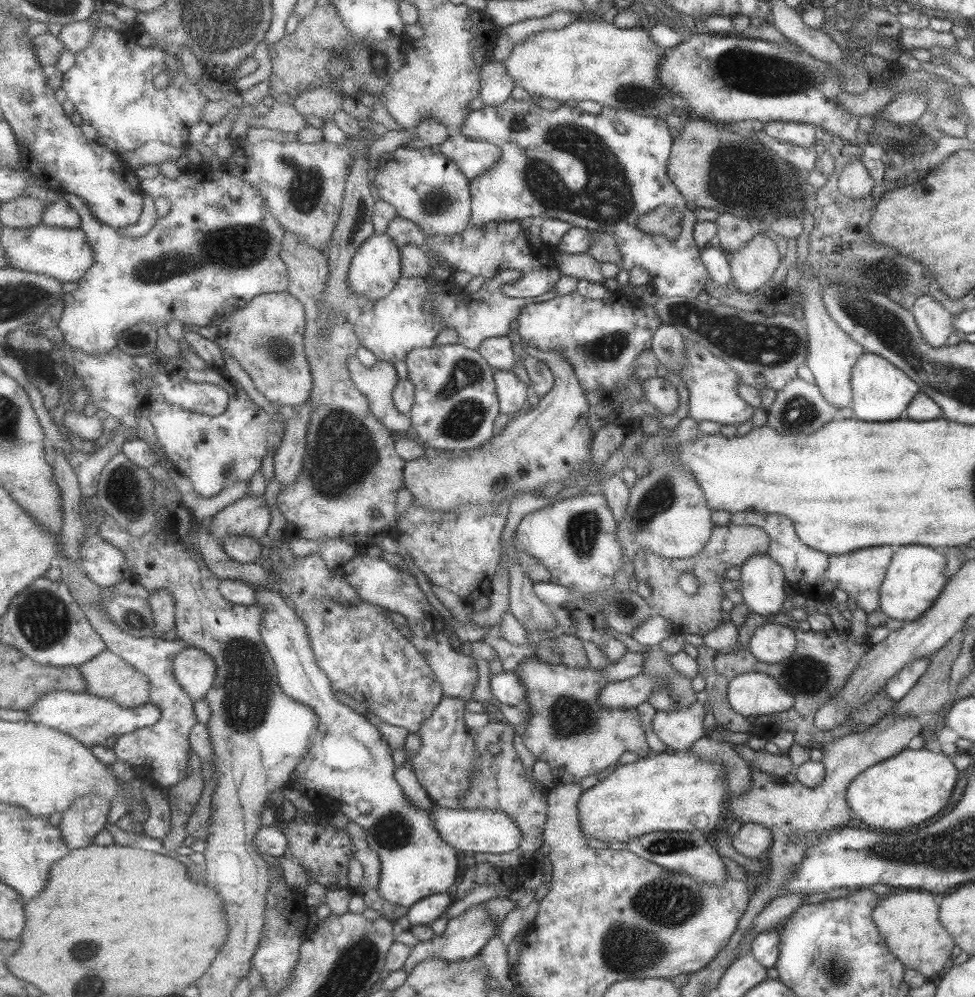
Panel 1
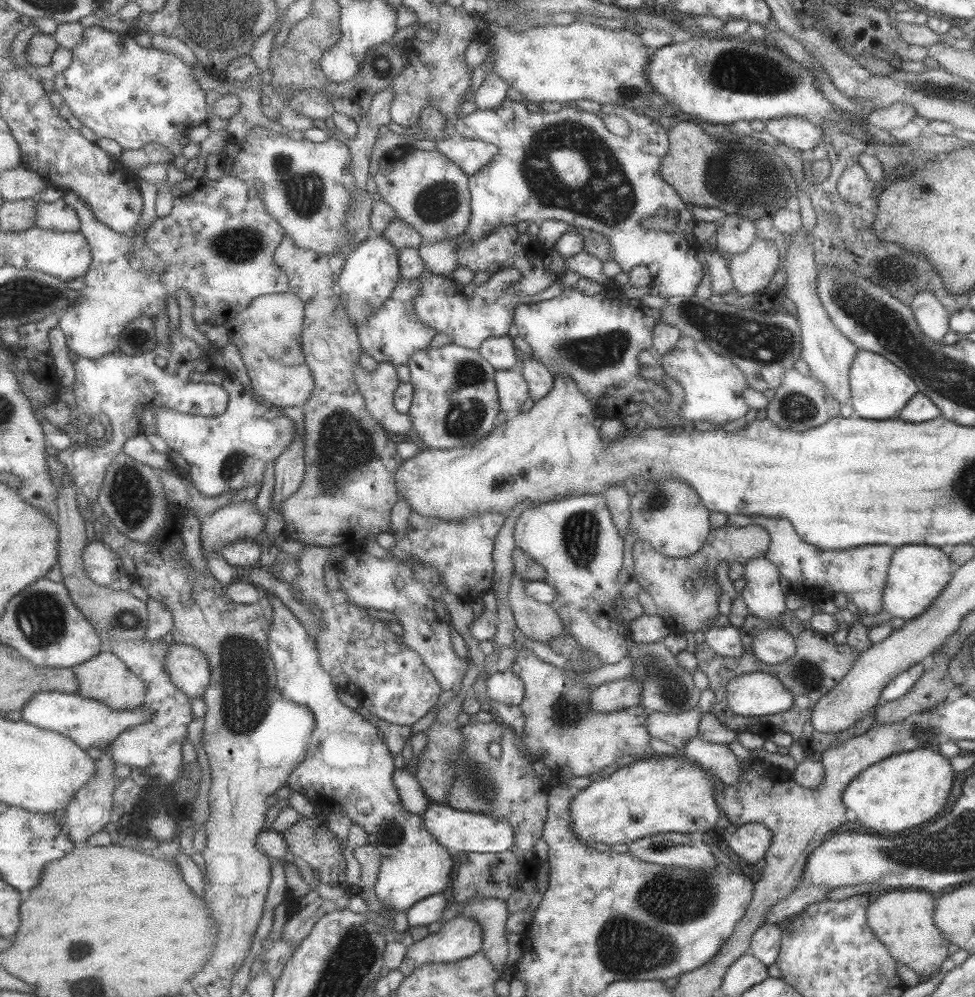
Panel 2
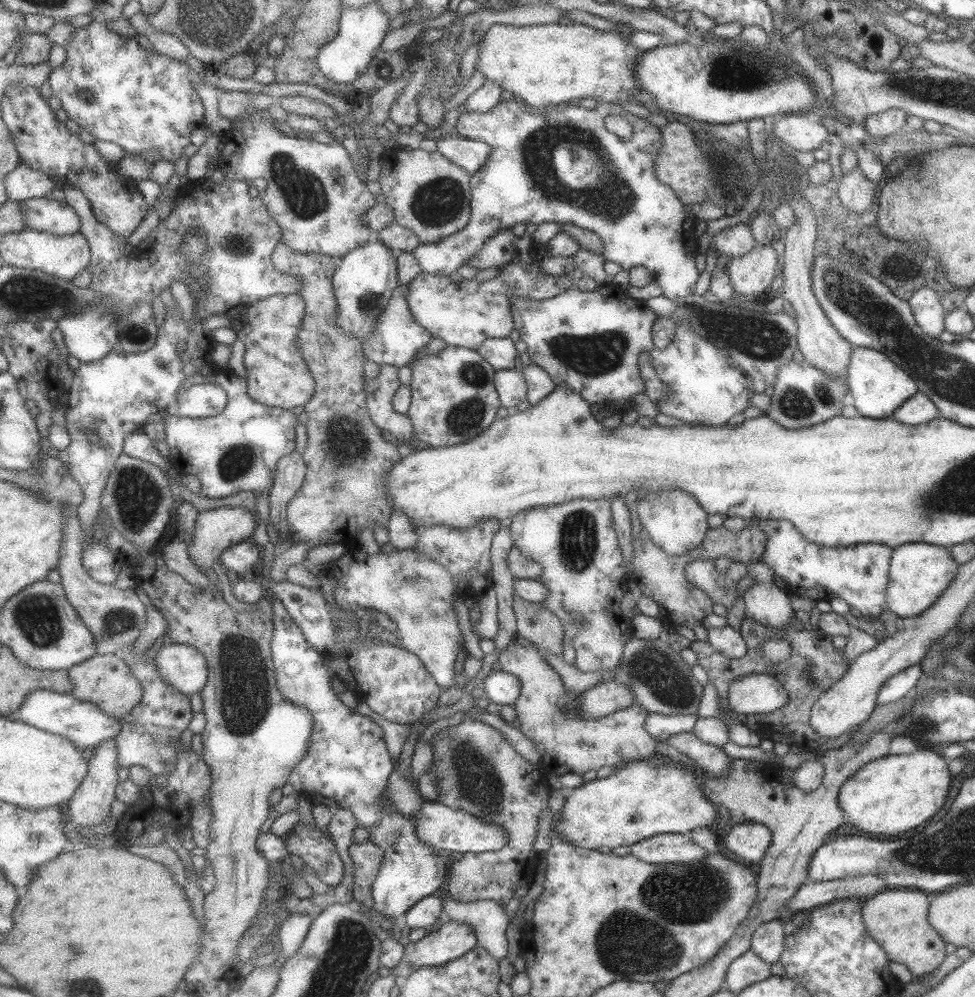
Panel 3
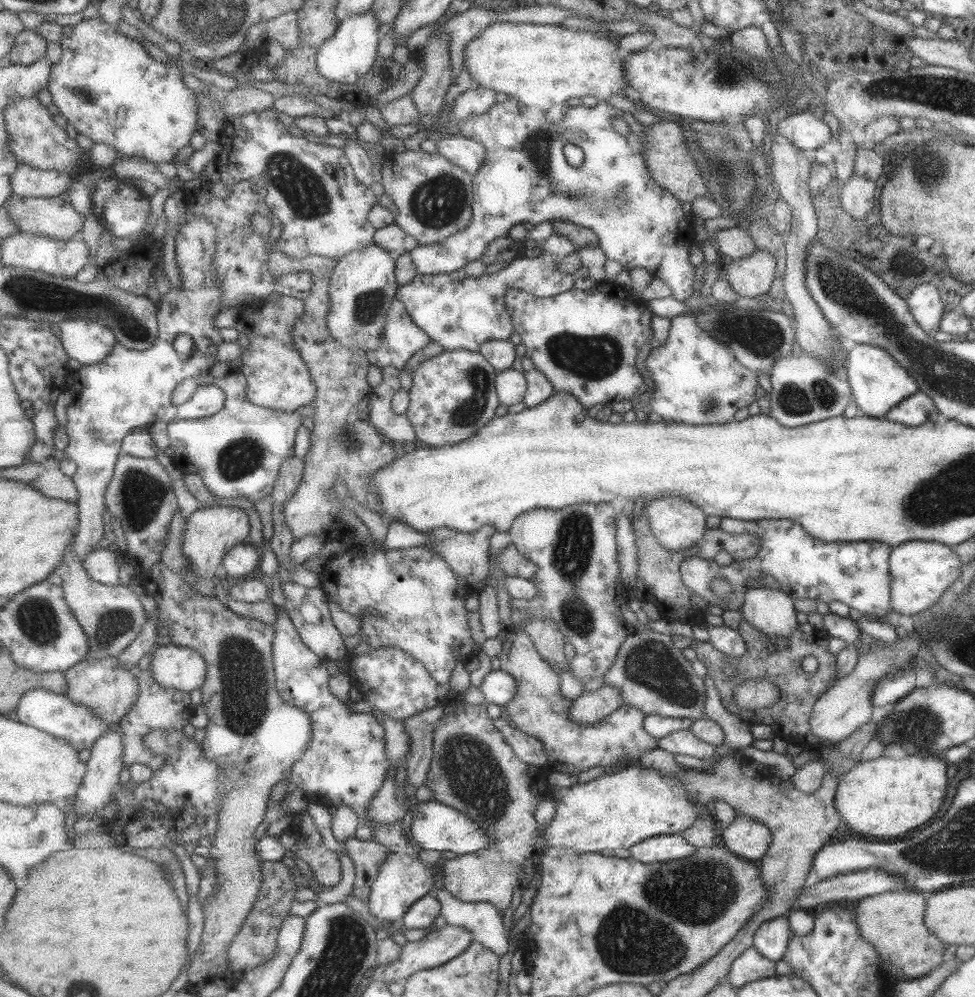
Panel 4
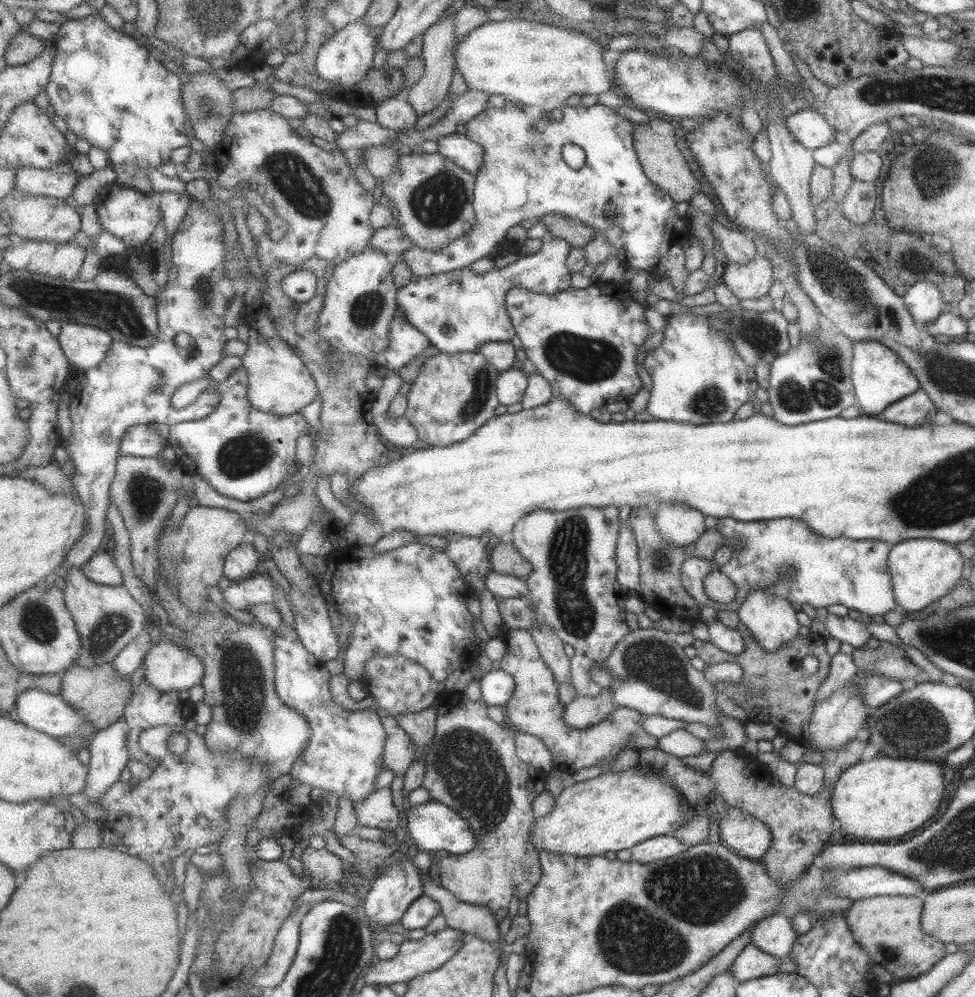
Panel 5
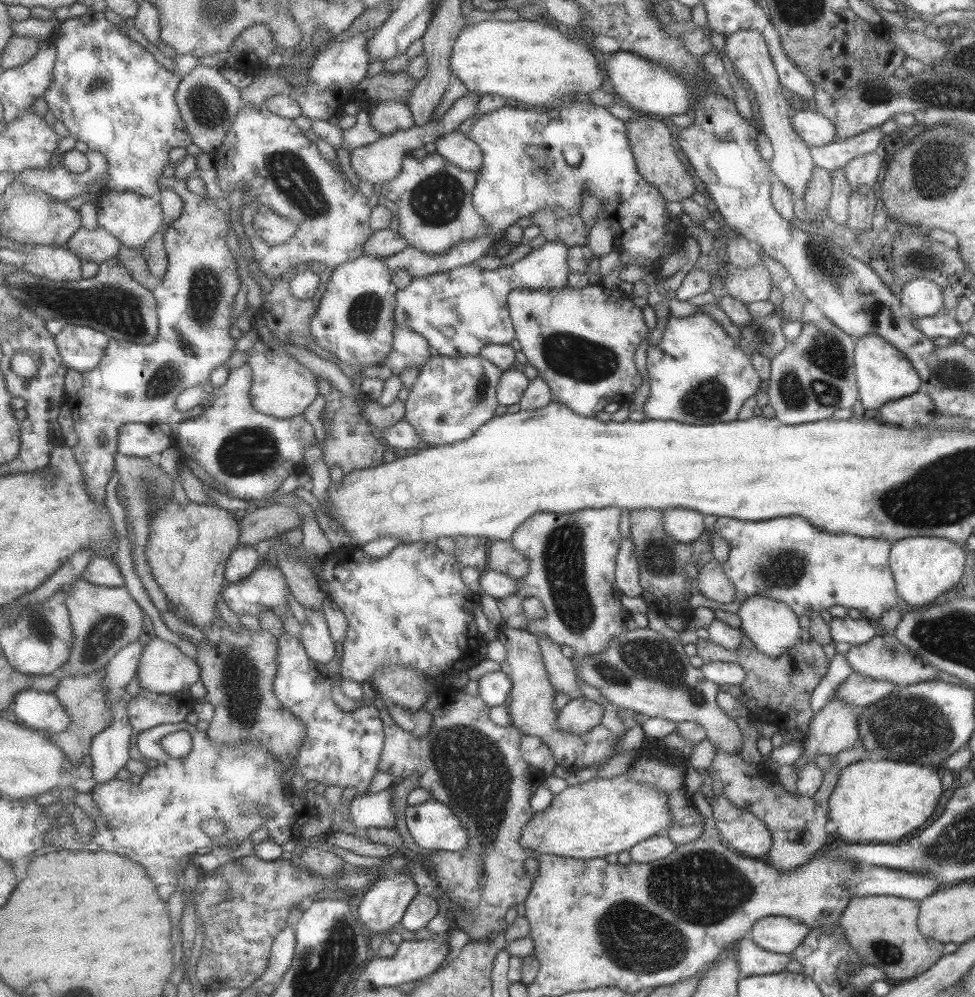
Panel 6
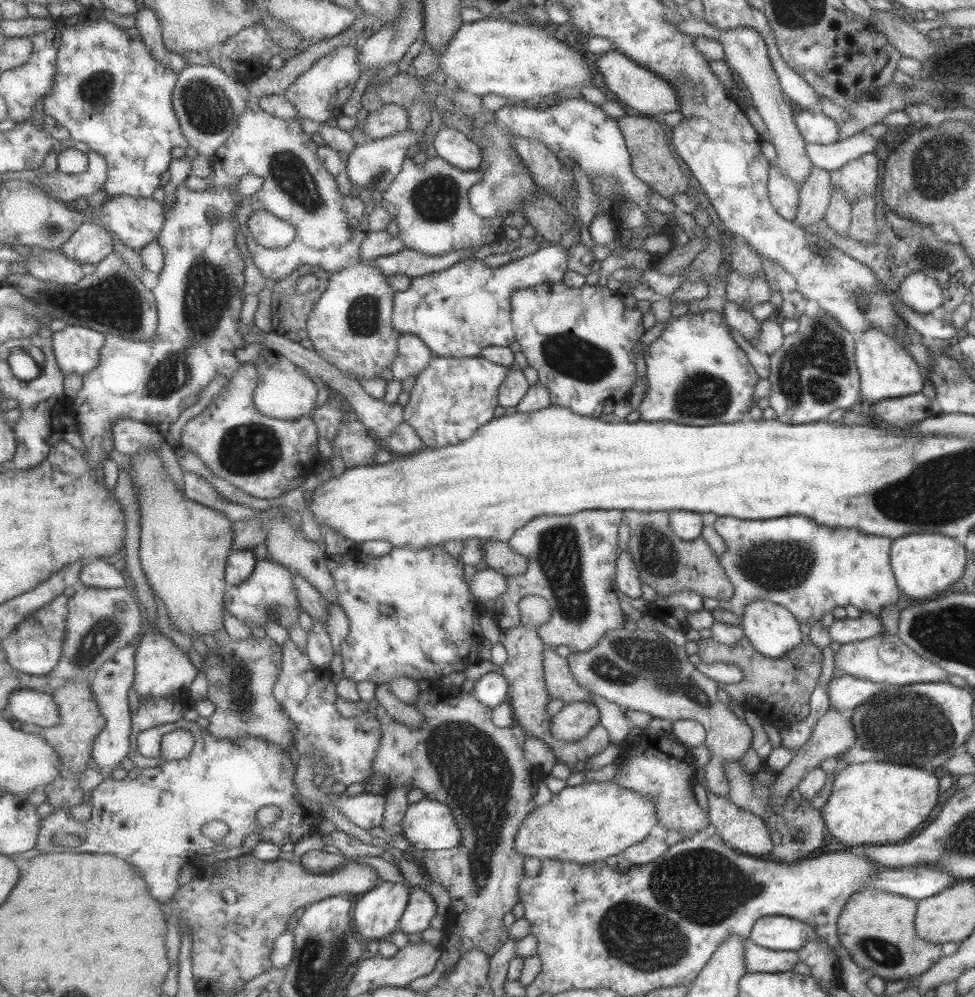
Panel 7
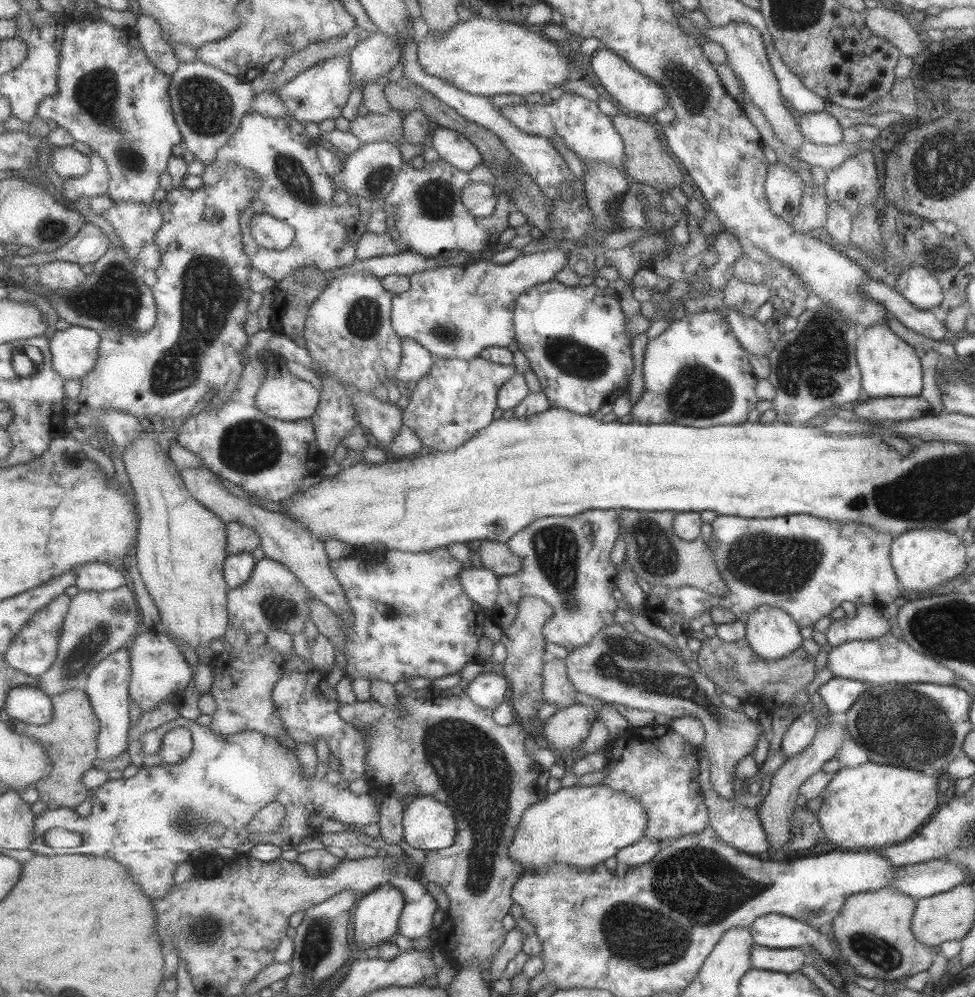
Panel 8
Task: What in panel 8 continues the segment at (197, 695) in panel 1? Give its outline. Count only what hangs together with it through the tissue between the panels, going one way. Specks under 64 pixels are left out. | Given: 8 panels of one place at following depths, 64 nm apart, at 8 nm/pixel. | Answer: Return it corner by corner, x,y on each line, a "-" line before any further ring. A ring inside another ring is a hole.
153,629
147,632
141,632
136,635
133,642
128,647
131,650
131,663
133,663
133,674
130,680
130,694
132,700
140,707
142,713
151,712
158,707
159,702
175,700
177,694
181,694
188,688
193,670
189,668
185,656
182,654
180,646
169,635
158,634

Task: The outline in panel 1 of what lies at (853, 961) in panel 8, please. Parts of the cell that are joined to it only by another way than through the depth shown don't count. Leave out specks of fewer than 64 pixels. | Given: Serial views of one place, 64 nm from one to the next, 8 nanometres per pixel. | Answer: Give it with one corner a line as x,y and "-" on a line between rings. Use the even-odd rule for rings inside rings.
921,890
892,891
881,896
870,912
871,920
890,953
904,967
921,973
927,979
943,970
951,960
951,948
955,945
937,920
938,898
934,893

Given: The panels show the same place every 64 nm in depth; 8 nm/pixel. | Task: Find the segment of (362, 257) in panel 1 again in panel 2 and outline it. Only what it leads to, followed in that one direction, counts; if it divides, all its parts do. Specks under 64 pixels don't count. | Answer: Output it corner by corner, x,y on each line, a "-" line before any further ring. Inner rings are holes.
384,235
366,240
353,251
336,279
336,289
357,329
369,322
370,314
377,312
392,297
402,279
399,249

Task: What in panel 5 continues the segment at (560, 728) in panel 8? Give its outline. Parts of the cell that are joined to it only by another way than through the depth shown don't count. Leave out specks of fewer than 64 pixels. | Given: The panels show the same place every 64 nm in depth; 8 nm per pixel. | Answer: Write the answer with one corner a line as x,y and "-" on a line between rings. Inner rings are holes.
606,690
597,696
577,696
566,706
564,720
569,727
583,730
601,723
616,707

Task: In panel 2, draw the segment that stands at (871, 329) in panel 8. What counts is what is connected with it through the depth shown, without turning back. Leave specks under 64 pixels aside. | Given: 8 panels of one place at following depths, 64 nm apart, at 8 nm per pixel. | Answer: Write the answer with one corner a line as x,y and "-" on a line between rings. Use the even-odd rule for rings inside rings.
857,349
849,367
848,383
853,415
869,420
895,419
898,410
918,393
916,384
906,372
870,350

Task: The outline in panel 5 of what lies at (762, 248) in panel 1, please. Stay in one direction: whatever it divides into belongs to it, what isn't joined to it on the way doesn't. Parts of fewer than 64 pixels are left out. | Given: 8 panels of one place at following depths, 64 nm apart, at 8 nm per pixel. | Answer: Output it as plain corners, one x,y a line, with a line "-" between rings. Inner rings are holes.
756,256
745,264
722,262
718,279
739,300
751,300
767,295
774,282
774,269
769,259

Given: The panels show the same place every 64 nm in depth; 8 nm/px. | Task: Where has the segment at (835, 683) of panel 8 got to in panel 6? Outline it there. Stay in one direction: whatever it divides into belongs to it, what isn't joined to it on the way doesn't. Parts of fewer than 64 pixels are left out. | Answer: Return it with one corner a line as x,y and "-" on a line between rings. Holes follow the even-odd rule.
852,672
837,685
834,698
858,709
877,702
896,688
897,685
890,682
875,680

